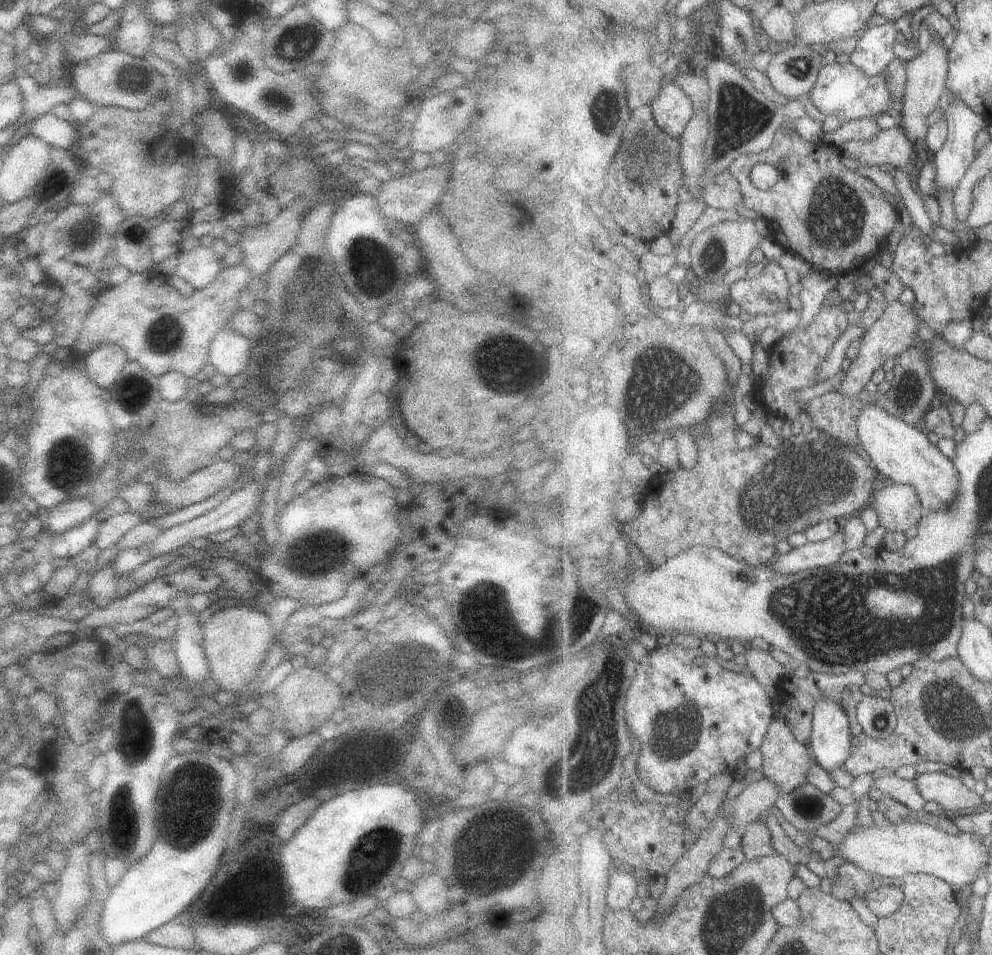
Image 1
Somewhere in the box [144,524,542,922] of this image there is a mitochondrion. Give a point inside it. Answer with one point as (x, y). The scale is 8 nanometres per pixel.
(184, 824)

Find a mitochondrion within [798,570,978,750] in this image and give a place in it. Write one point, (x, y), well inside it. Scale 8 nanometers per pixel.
(941, 707)

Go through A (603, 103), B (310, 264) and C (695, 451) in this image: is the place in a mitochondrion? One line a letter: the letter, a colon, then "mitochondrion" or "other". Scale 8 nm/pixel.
A: mitochondrion
B: other
C: other

